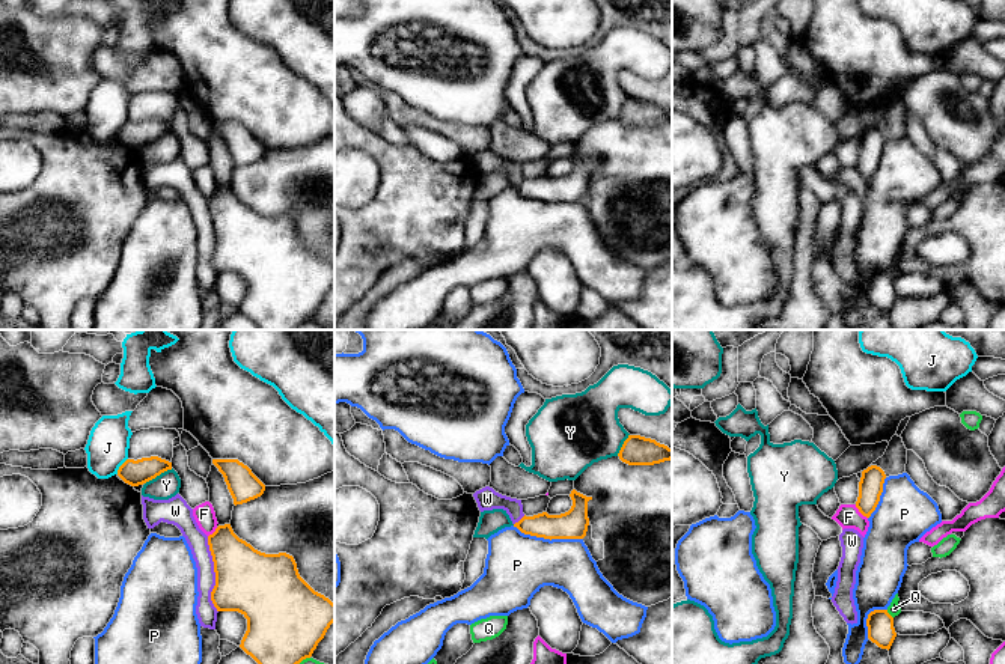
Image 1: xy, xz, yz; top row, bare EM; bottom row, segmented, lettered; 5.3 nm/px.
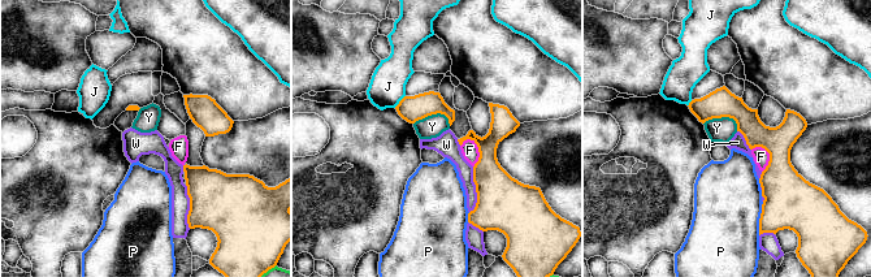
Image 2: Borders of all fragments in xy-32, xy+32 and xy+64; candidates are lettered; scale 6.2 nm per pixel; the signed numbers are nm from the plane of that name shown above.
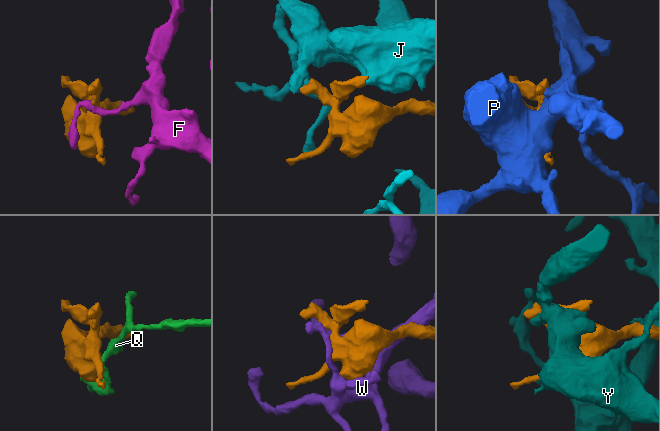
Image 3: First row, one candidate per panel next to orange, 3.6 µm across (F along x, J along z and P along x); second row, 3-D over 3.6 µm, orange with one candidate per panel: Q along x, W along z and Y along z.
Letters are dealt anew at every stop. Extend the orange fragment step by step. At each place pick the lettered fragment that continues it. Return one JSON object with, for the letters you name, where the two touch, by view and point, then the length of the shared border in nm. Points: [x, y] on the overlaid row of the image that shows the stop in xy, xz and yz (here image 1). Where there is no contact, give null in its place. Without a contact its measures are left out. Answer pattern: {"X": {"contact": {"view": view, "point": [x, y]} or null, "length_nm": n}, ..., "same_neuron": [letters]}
{"same_neuron": []}

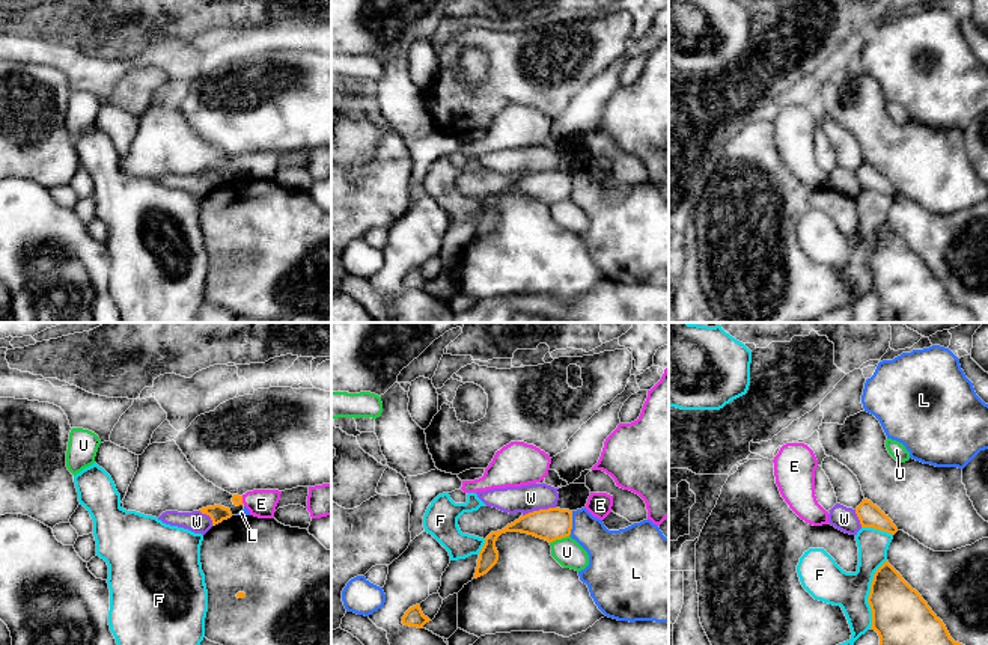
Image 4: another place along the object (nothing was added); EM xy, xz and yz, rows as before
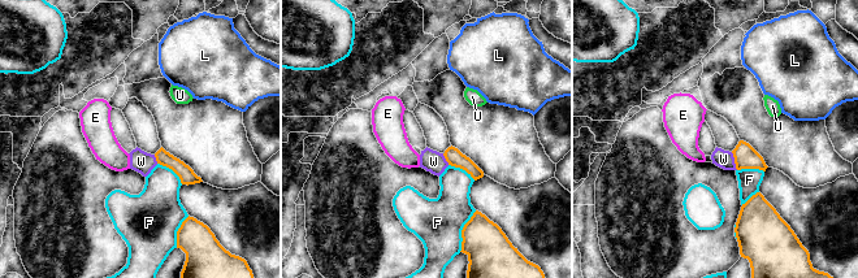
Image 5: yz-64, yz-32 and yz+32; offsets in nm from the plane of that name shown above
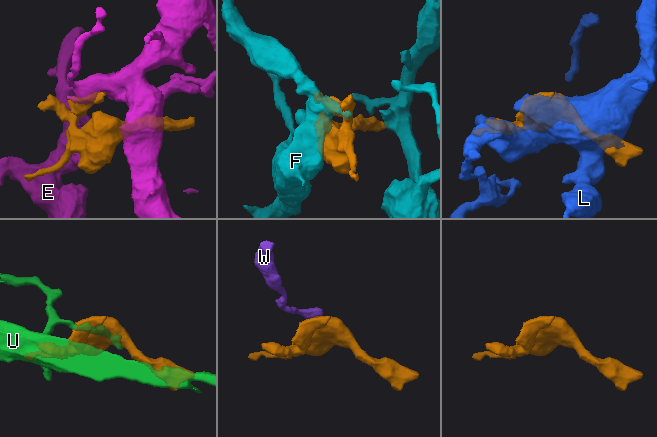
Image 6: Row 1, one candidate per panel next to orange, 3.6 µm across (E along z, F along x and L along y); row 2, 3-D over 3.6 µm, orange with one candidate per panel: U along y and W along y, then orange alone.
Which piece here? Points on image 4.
{"E": {"contact": {"view": "xy", "point": [241, 501]}, "length_nm": 50}, "same_neuron": ["E"]}

